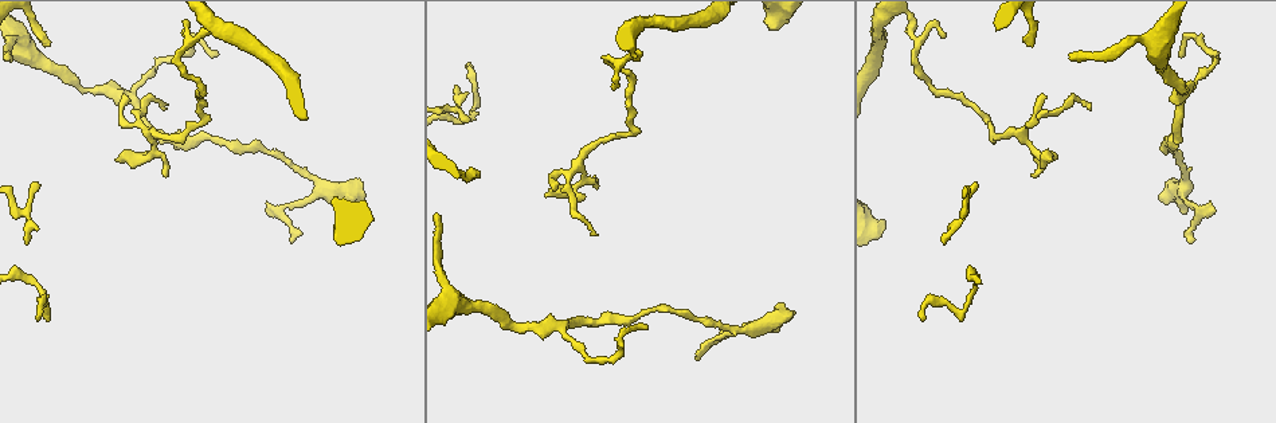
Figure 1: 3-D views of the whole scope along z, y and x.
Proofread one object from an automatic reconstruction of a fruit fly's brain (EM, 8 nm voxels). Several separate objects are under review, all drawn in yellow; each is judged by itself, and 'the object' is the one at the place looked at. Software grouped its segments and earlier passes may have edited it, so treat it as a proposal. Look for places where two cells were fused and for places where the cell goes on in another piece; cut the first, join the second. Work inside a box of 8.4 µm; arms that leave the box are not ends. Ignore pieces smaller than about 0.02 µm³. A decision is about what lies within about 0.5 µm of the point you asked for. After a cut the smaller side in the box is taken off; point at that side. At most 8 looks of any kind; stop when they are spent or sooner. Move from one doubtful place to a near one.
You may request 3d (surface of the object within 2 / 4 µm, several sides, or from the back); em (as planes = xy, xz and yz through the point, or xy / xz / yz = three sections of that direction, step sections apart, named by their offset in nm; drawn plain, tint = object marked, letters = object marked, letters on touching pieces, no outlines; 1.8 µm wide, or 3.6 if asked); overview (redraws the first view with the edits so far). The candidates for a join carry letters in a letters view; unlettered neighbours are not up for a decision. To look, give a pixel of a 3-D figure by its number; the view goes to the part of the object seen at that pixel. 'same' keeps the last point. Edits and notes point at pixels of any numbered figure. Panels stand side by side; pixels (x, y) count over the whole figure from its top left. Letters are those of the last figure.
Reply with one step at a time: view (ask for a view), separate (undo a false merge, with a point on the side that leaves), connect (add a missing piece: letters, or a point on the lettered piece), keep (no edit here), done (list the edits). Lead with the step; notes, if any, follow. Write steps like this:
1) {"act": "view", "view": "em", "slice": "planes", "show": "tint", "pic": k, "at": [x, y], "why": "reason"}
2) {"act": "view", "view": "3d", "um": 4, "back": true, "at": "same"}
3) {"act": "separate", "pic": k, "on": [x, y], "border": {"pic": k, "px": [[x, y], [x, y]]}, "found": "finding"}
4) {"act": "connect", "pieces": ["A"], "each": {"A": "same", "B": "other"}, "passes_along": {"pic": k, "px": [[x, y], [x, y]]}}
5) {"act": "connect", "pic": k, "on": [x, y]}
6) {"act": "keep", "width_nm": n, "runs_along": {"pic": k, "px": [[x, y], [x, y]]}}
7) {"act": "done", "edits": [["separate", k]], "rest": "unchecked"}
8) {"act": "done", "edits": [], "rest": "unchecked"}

{"act": "view", "view": "em", "slice": "planes", "show": "plain", "pic": 1, "at": [1169, 196], "why": "an open end"}

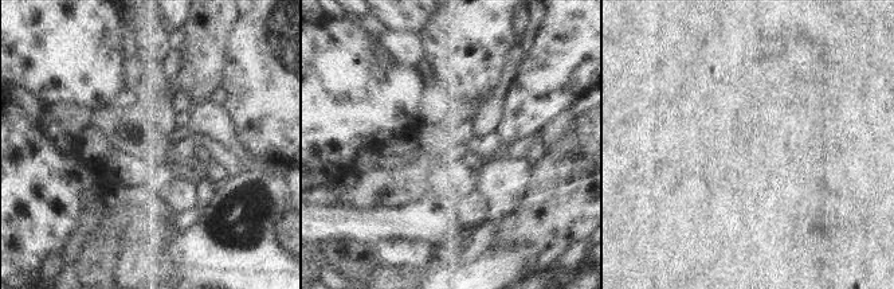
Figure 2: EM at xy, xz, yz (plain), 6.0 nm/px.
{"act": "view", "view": "em", "slice": "planes", "show": "letters", "at": "same", "why": "what lies round it"}

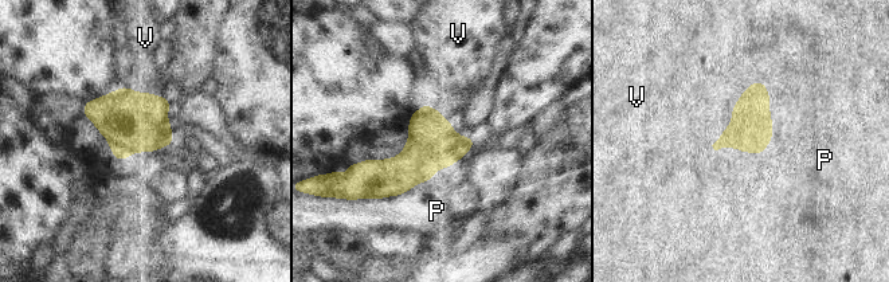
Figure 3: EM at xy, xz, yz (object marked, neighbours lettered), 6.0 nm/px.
{"act": "keep", "width_nm": 260, "each": {"P": "other", "V": "other"}, "border": {"pic": 3, "px": [[754, 79], [711, 145]]}, "found": "no lettered piece goes on from it"}

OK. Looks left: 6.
{"act": "view", "view": "em", "slice": "planes", "show": "plain", "pic": 1, "at": [270, 210], "why": "thin end"}

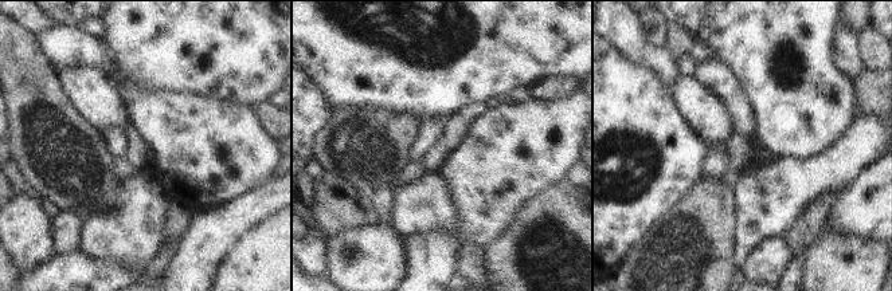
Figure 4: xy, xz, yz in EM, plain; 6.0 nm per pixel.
{"act": "view", "view": "em", "slice": "planes", "show": "letters", "at": "same", "why": "see the neighbours"}

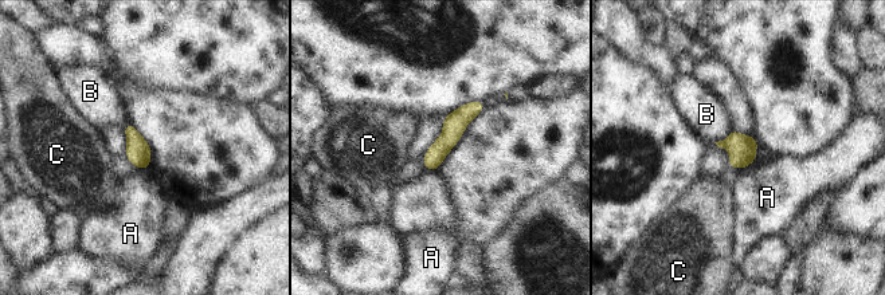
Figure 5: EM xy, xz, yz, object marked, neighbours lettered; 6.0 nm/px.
{"act": "keep", "longest_contact_nm": ["B", 150], "each": {"A": "other", "B": "other", "C": "other"}, "border": {"pic": 5, "px": [[755, 160], [740, 169]]}, "found": "no lettered piece goes on from it"}

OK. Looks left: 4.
{"act": "view", "view": "em", "um": 3.6, "slice": "planes", "show": "plain", "pic": 1, "at": [545, 194], "why": "tapers out"}

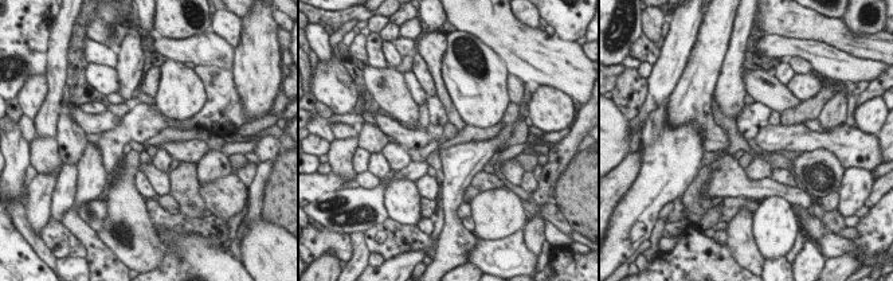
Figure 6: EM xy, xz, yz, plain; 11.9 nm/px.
{"act": "view", "view": "em", "um": 3.6, "slice": "planes", "show": "letters", "at": "same"}

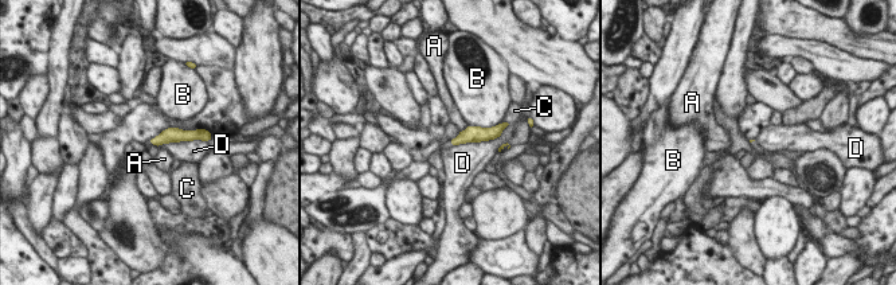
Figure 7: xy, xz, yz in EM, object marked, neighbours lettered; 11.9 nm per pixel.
{"act": "keep", "each": {"A": "other", "B": "other", "C": "other", "D": "other"}, "border": {"pic": 7, "px": [[496, 137], [454, 145]]}, "found": "no lettered piece goes on from it"}

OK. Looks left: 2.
{"act": "done", "edits": [], "rest": "unchecked"}

